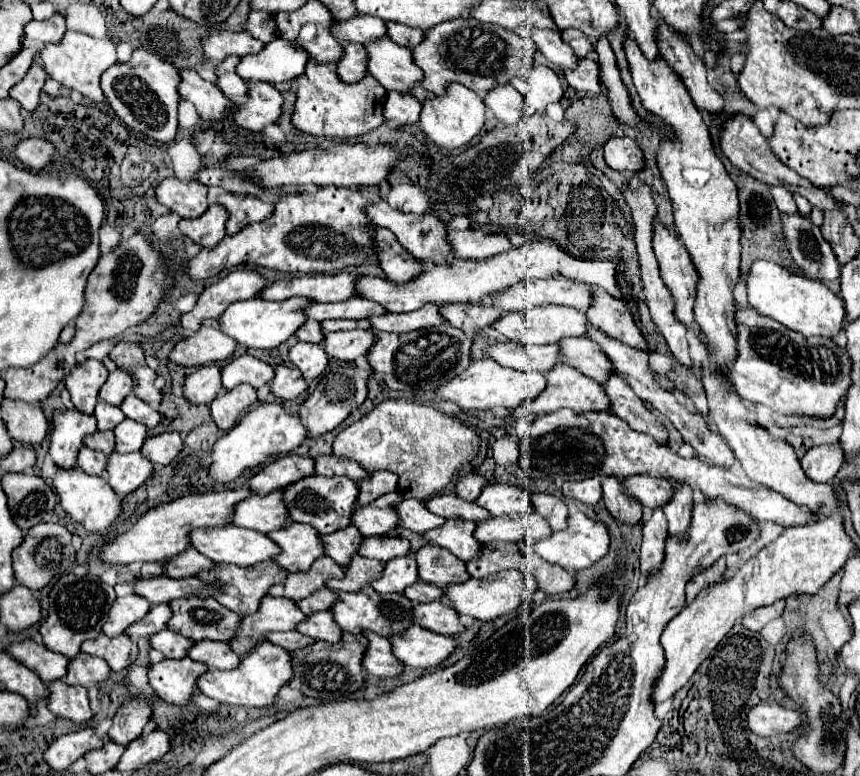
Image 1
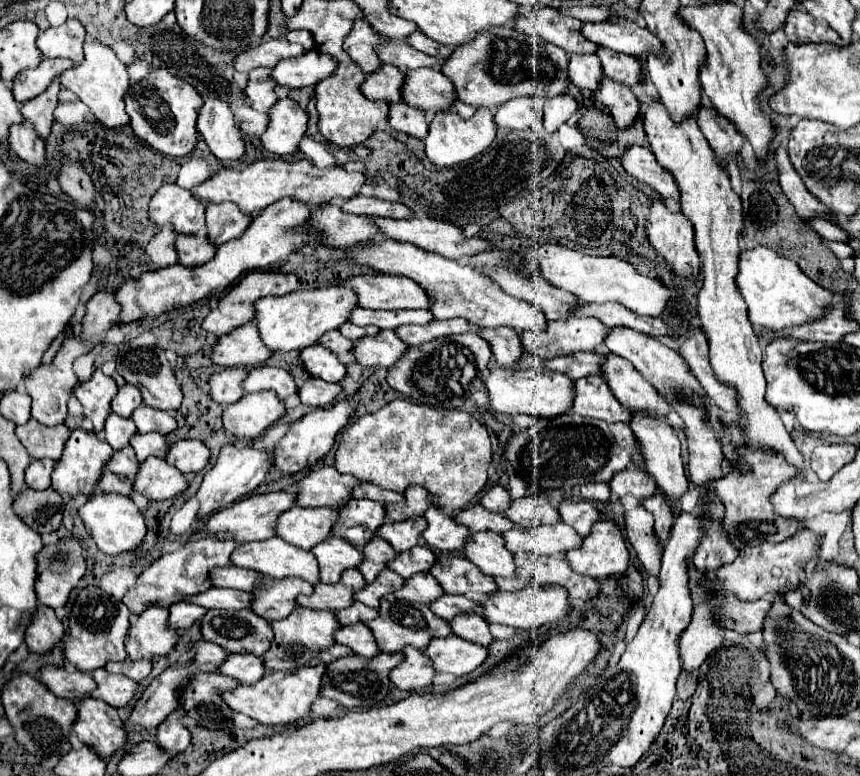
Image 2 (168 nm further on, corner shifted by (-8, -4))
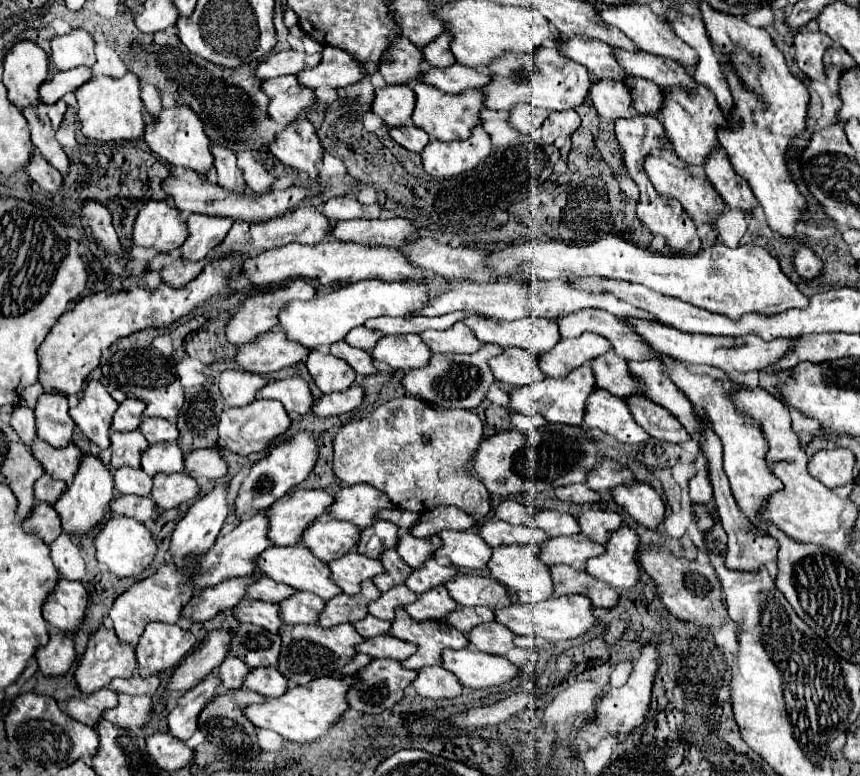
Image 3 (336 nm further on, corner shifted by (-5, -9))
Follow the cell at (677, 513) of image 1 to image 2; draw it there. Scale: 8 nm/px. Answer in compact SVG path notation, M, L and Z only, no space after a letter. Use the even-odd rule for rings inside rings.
M635 414L633 420L631 420L631 430L633 434L637 436L637 442L641 446L641 456L645 460L645 466L647 466L647 472L655 478L655 482L663 488L663 492L677 500L689 486L689 480L685 476L685 468L683 468L683 462L681 462L681 456L679 456L679 450L681 450L681 442L677 438L677 434L673 432L671 426L667 426L665 422L657 420L657 418L649 418L649 416L641 416L641 414Z

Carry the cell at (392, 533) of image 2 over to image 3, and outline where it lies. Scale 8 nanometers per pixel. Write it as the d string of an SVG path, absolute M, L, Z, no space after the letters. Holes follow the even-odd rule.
M406 533L398 539L396 551L410 567L420 567L430 557L430 553L434 553L438 547L440 547L438 535L420 539L420 537L412 537L412 535Z

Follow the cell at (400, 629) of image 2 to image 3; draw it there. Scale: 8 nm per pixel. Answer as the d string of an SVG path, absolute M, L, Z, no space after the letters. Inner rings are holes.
M396 607L396 617L392 621L392 627L388 631L396 639L406 639L418 647L410 659L402 661L402 667L406 669L420 669L426 665L436 665L442 659L442 651L446 647L450 649L464 649L468 645L468 639L464 633L454 629L446 621L426 621L418 623L416 619L410 619L402 607Z

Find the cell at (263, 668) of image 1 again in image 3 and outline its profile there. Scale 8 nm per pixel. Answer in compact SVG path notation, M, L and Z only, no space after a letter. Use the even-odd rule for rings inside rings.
M322 677L322 679L312 679L308 685L296 685L286 691L286 695L280 697L270 697L264 699L260 705L250 705L246 707L244 715L254 723L254 727L262 729L272 729L284 739L290 741L314 741L316 737L324 735L328 727L348 709L348 703L344 701L344 695L348 687L352 685L352 677L348 679L336 679L336 677Z

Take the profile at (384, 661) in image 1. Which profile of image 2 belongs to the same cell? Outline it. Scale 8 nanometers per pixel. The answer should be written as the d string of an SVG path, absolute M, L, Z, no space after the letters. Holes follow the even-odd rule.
M411 646L409 650L403 650L403 654L405 654L405 662L401 662L397 670L393 670L391 682L399 690L421 690L431 686L435 676L435 668L431 660L421 650L415 650Z

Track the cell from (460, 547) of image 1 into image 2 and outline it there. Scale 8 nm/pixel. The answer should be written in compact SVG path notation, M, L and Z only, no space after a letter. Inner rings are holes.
M495 532L473 534L473 542L465 546L463 554L481 572L489 576L503 576L503 578L517 576L513 554L505 548L505 540L501 534L495 534Z

